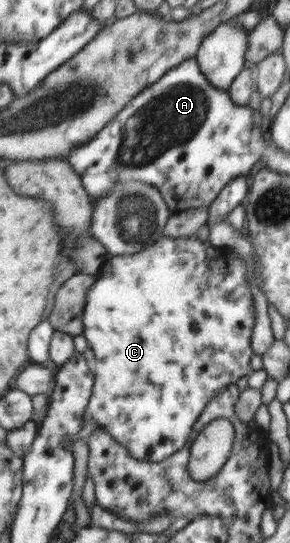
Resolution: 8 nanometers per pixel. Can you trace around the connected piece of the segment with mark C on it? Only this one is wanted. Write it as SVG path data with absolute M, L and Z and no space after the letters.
M166 236L164 240L158 240L156 244L150 245L150 248L146 248L138 254L110 256L105 266L98 272L98 280L90 287L84 311L85 329L83 336L87 339L88 347L95 354L95 372L97 375L92 398L88 403L86 413L84 413L86 424L94 420L99 427L108 430L113 438L116 438L122 446L126 446L132 456L140 461L158 463L170 458L189 442L194 425L201 418L206 405L214 399L214 395L218 395L230 383L240 380L241 376L248 377L254 372L252 357L255 352L252 348L252 336L256 319L258 319L258 310L256 310L252 284L248 280L248 268L232 248L214 247L209 240Z

